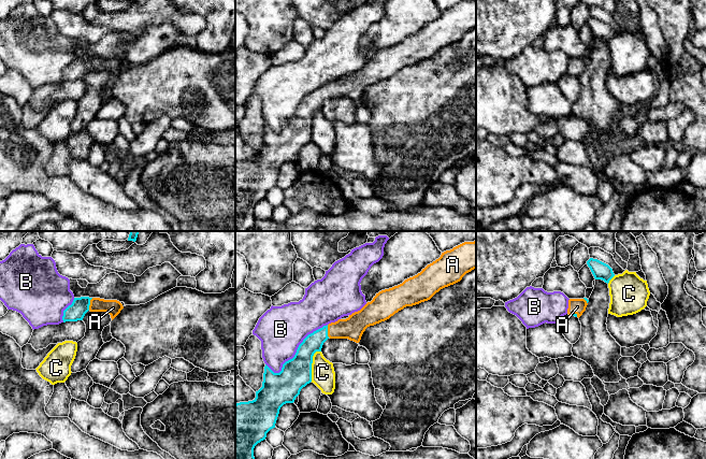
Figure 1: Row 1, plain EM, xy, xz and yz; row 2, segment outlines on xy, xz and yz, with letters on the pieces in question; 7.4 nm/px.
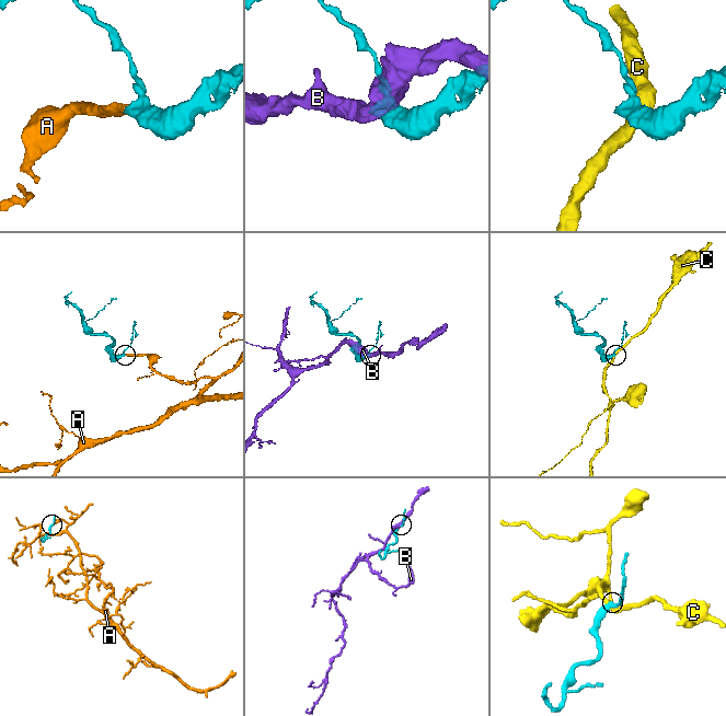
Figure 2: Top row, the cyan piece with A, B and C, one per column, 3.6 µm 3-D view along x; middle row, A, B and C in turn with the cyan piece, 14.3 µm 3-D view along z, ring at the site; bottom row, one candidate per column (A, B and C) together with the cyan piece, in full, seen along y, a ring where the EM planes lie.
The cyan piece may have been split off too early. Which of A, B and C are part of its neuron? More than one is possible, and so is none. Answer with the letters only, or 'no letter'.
A

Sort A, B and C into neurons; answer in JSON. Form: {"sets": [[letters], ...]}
{"sets": [["A"], ["B"], ["C"]]}

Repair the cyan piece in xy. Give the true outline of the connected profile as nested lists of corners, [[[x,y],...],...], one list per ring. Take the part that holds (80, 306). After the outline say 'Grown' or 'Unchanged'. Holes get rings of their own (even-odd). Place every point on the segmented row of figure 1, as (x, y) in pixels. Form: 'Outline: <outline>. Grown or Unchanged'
Outline: [[[89,297],[74,298],[72,304],[63,311],[62,320],[63,322],[83,320],[88,311],[107,312],[113,320],[123,309],[123,304],[117,300]]]. Grown

